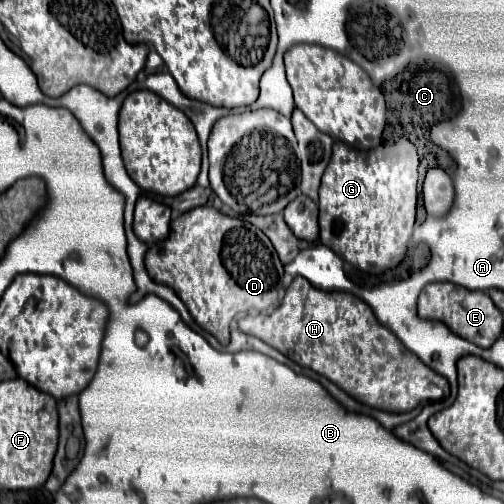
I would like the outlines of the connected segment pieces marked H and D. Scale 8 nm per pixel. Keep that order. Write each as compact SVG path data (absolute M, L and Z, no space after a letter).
M301 276L287 288L281 306L273 314L261 316L257 324L245 324L245 318L241 318L239 328L281 350L299 366L329 378L355 400L379 410L409 412L449 396L445 376L425 366L407 350L361 298L347 292L319 290Z
M213 206L193 208L193 210L185 212L183 216L179 216L177 220L173 220L169 238L153 244L147 250L145 266L147 266L149 276L155 282L165 284L175 290L175 294L185 302L193 320L203 330L213 334L221 346L229 344L231 320L239 312L245 312L251 308L267 310L271 304L275 304L279 300L279 290L281 290L281 282L283 282L283 264L279 264L277 252L273 250L273 244L269 242L269 238L249 222L247 222L247 232L245 232L243 220L225 216L219 210L215 210Z

